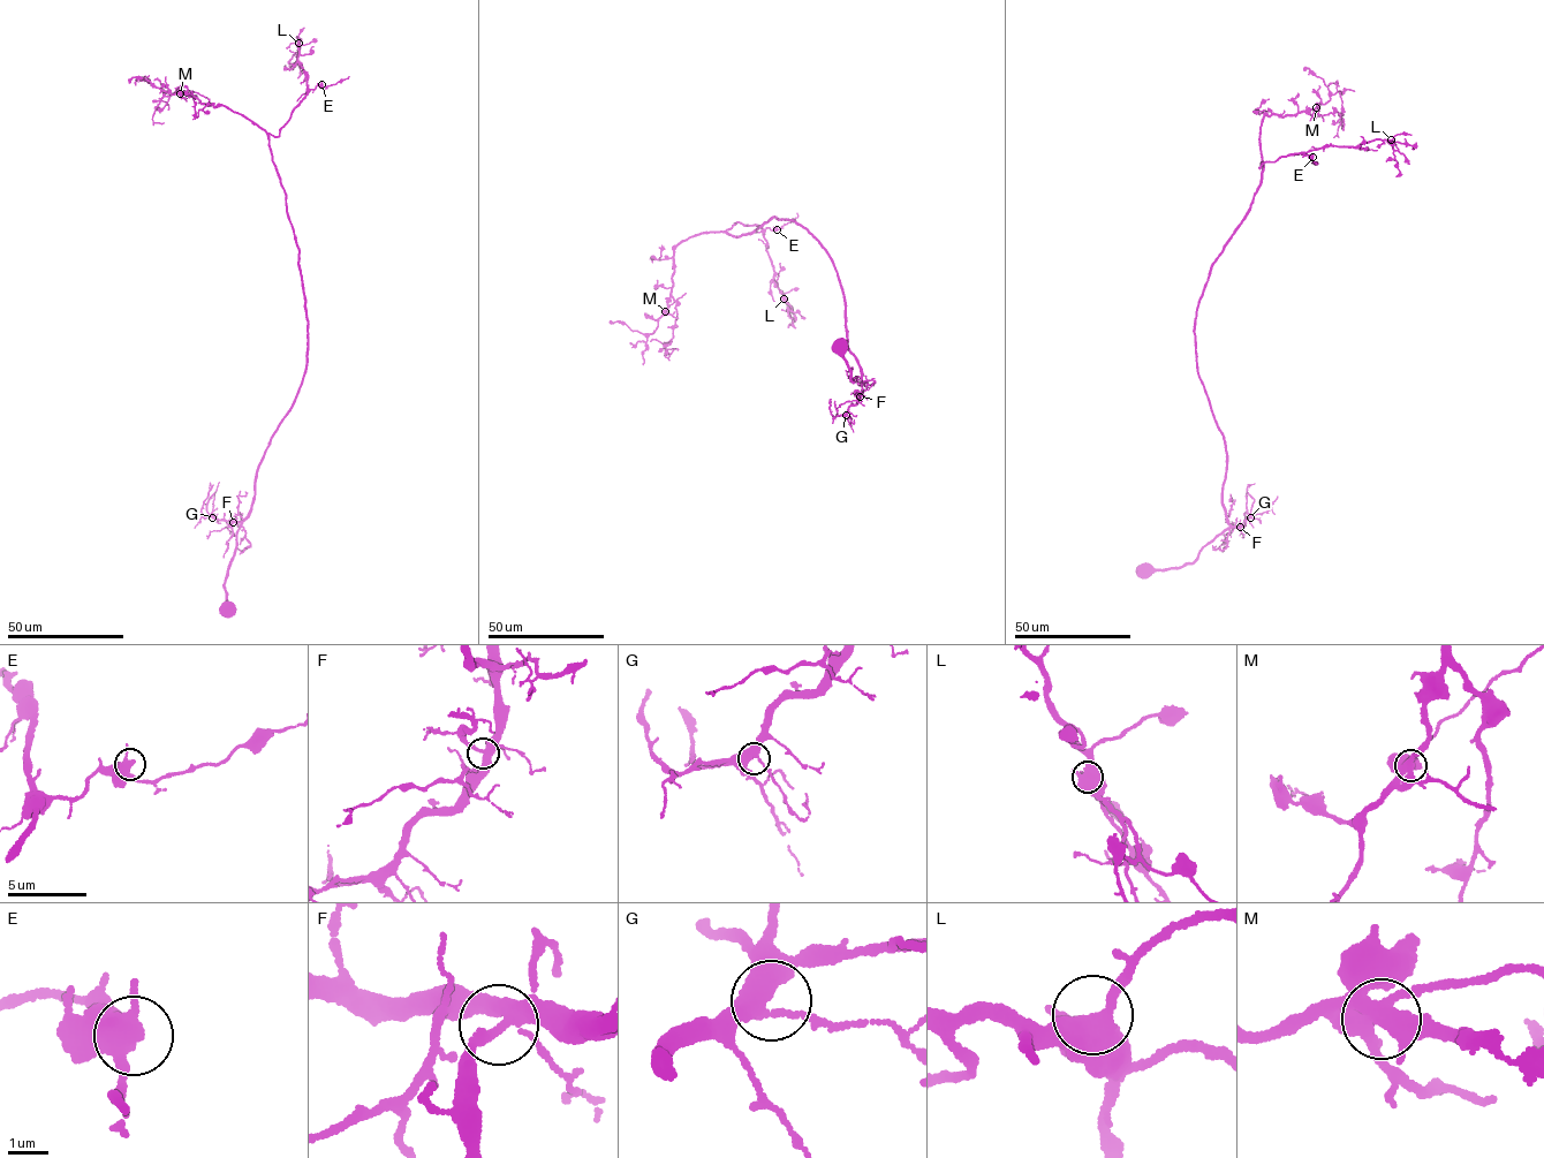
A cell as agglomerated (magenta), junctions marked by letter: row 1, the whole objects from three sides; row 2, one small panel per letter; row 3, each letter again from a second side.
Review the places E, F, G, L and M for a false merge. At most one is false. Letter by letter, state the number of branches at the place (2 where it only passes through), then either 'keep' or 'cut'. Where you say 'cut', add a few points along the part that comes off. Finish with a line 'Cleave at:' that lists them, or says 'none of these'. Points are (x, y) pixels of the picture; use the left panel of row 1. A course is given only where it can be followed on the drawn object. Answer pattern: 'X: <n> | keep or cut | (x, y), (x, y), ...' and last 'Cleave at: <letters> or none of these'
E: 3 | keep
F: 4 | keep
G: 4 | keep
L: 4 | keep
M: 6 | cut | (180, 93), (192, 91), (206, 98)
Cleave at: M

